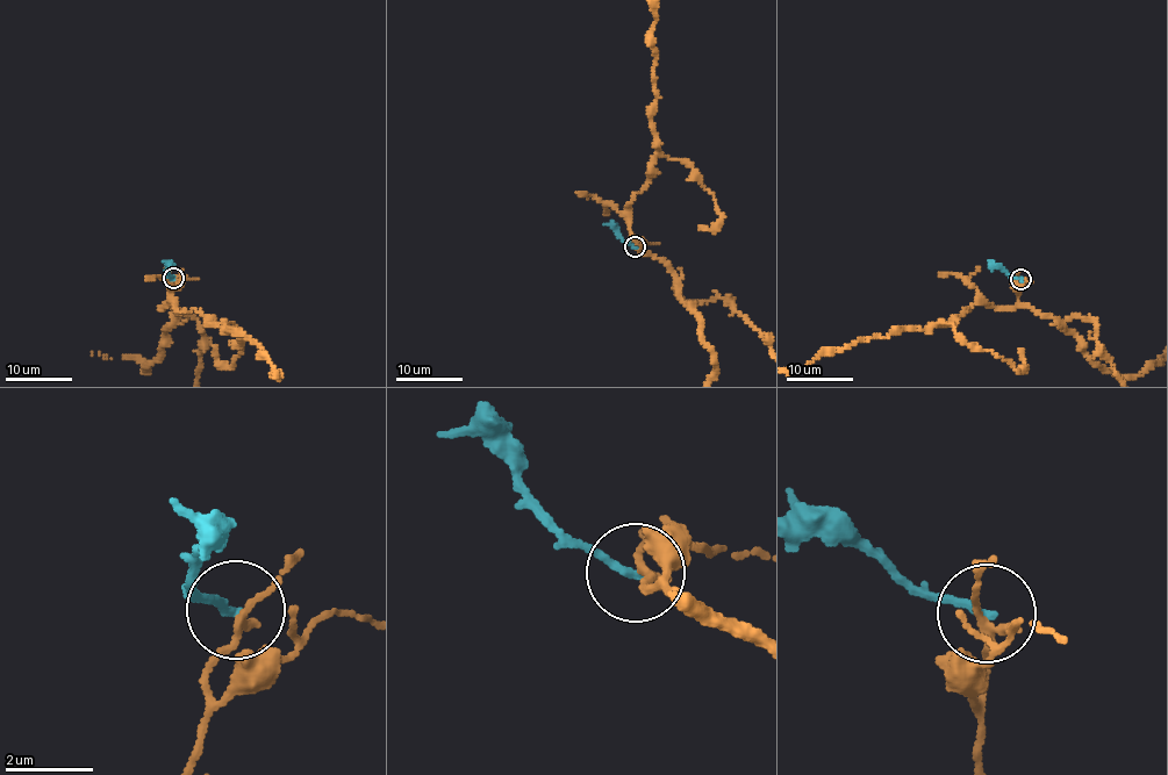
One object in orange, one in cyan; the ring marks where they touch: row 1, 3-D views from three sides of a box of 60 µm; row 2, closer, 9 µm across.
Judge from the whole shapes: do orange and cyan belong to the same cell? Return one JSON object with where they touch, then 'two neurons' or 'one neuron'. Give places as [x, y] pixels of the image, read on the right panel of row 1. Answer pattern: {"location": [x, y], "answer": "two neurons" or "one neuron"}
{"location": [1020, 279], "answer": "two neurons"}

